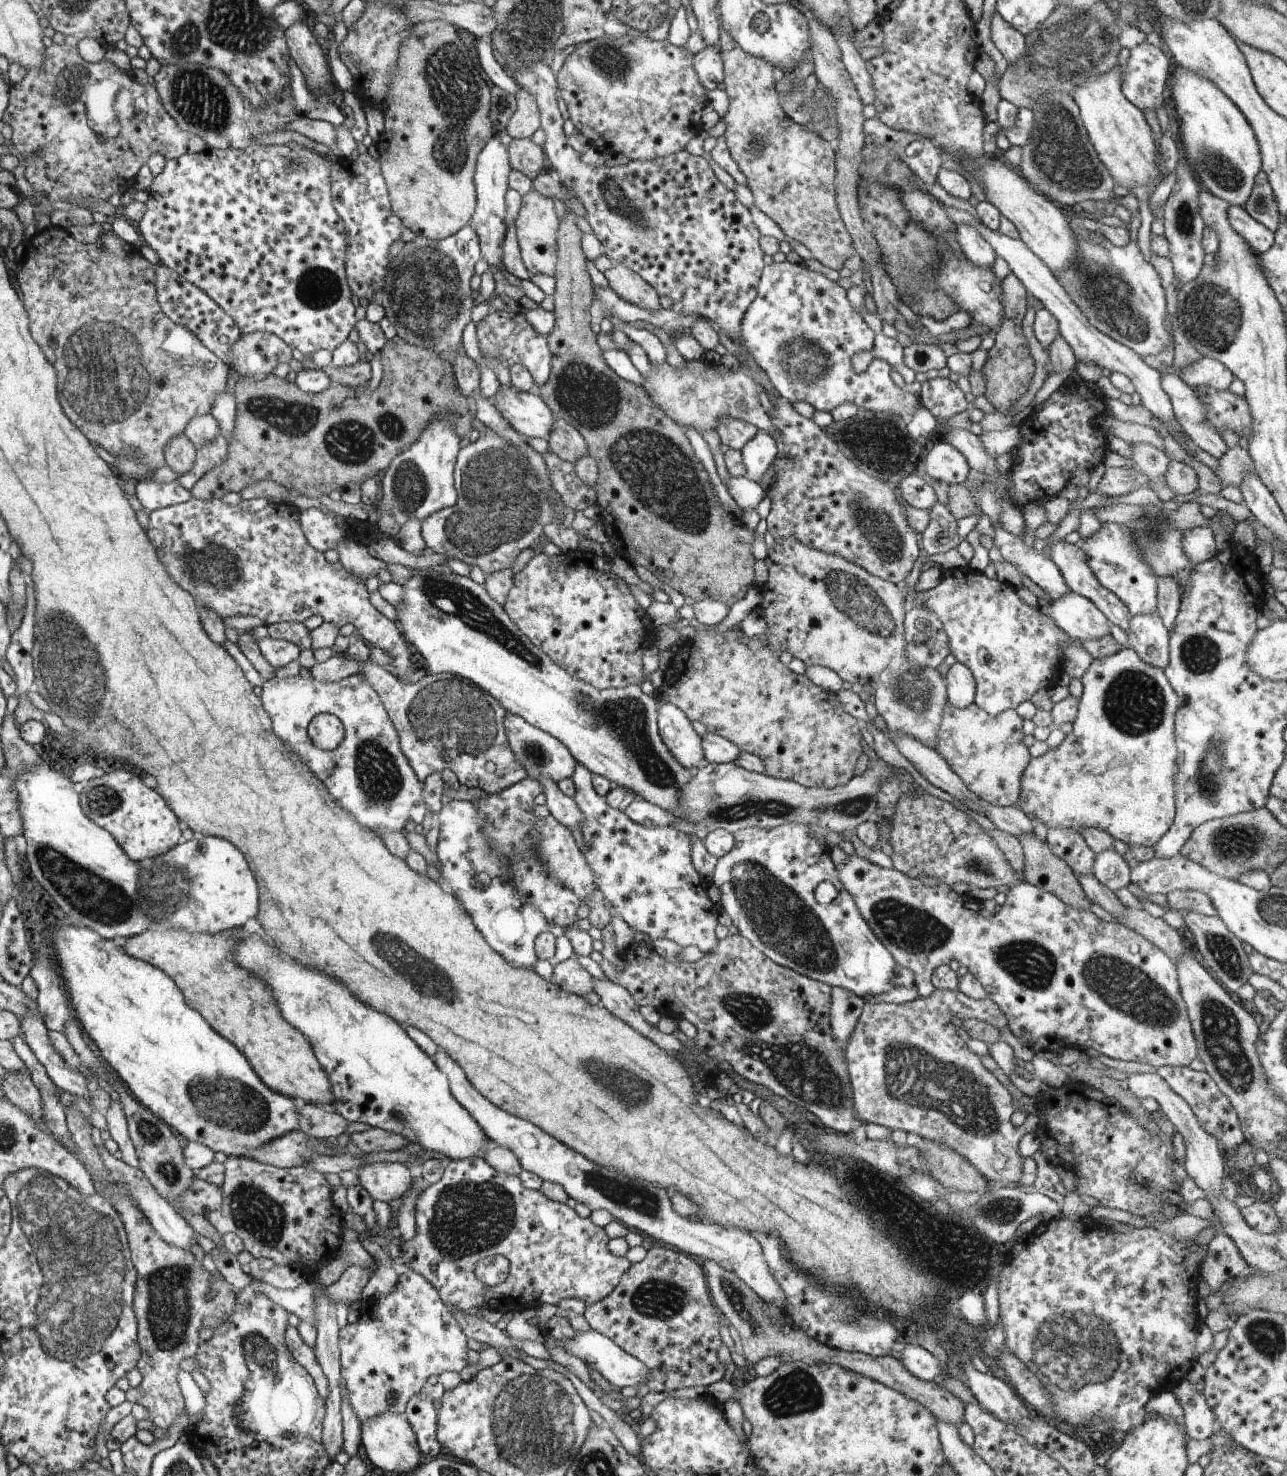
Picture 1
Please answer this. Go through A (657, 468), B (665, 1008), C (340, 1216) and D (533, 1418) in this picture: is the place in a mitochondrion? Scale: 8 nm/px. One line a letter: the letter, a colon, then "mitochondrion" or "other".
A: mitochondrion
B: other
C: other
D: mitochondrion

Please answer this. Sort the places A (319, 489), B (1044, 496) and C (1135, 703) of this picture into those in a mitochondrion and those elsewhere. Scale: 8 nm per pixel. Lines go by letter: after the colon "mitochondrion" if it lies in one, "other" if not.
A: other
B: other
C: mitochondrion

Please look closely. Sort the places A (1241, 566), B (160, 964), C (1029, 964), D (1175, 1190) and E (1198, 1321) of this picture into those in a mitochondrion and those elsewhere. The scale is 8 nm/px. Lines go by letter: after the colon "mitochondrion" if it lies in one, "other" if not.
A: other
B: other
C: mitochondrion
D: other
E: other

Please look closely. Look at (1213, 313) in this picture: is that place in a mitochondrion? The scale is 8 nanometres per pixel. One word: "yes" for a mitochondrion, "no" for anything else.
yes

